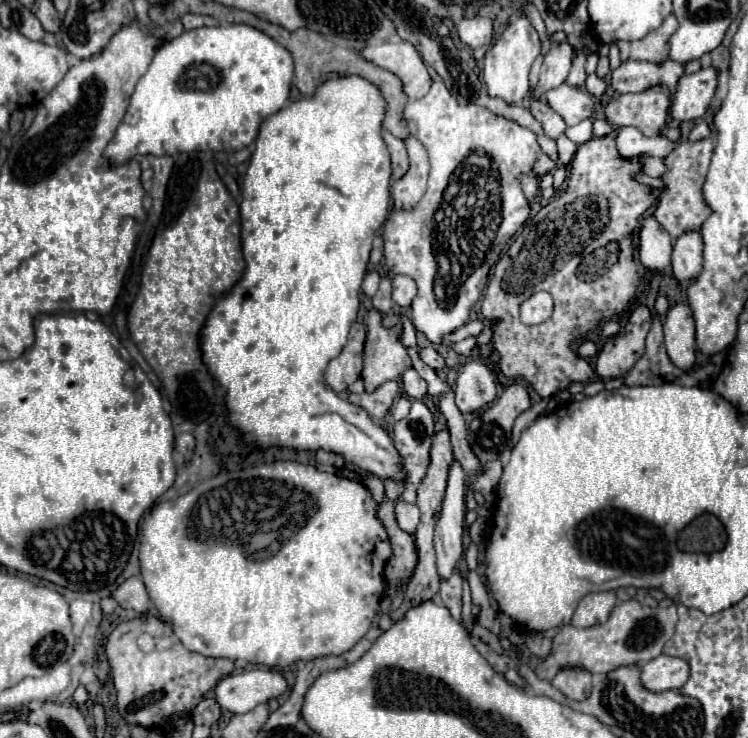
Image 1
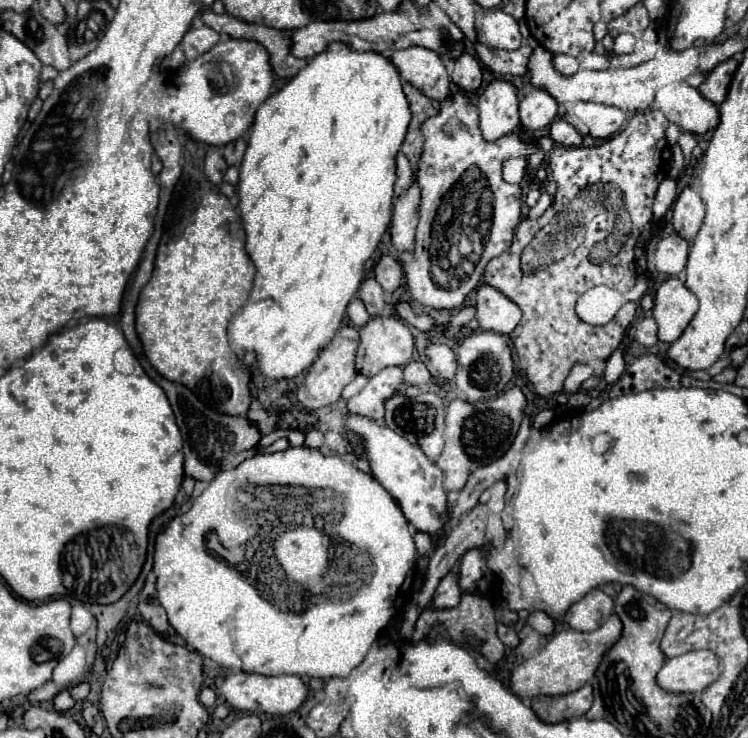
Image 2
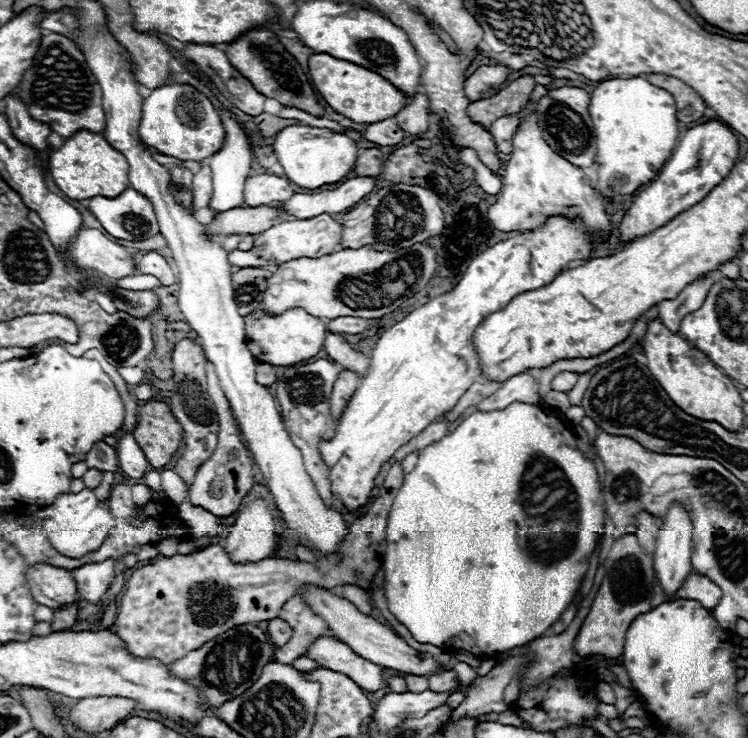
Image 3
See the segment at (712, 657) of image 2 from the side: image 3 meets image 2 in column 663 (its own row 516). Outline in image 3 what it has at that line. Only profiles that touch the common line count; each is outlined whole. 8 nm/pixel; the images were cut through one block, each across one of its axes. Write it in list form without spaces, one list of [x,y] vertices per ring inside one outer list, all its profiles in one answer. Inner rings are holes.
[[[674,504],[660,526],[654,550],[654,572],[658,584],[668,596],[676,594],[692,572],[692,532],[694,530],[686,510]]]

